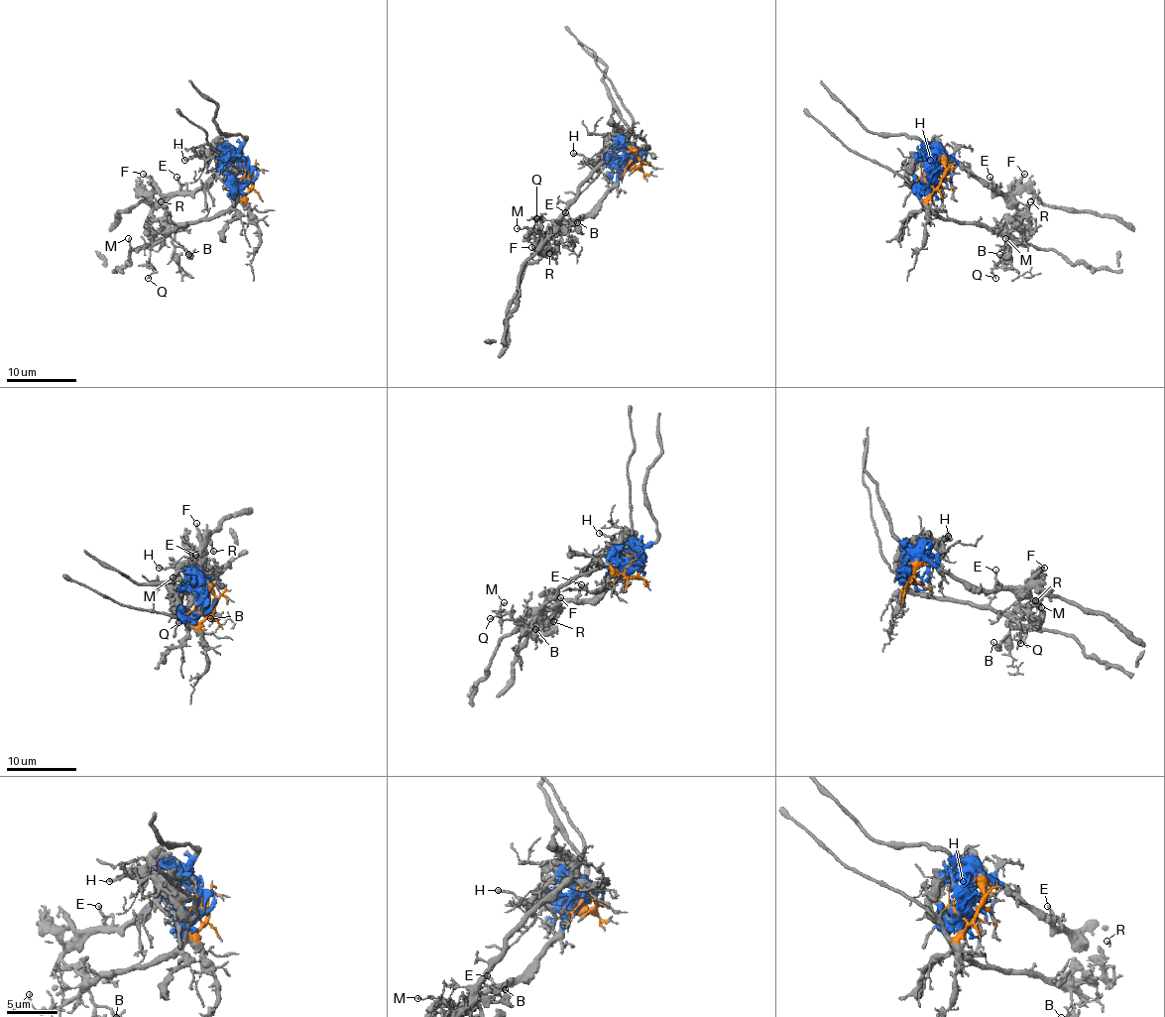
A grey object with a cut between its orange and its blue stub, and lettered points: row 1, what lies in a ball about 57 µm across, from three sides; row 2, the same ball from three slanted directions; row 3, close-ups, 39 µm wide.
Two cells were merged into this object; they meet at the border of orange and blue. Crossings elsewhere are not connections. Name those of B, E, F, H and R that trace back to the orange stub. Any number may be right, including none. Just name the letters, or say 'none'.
B

